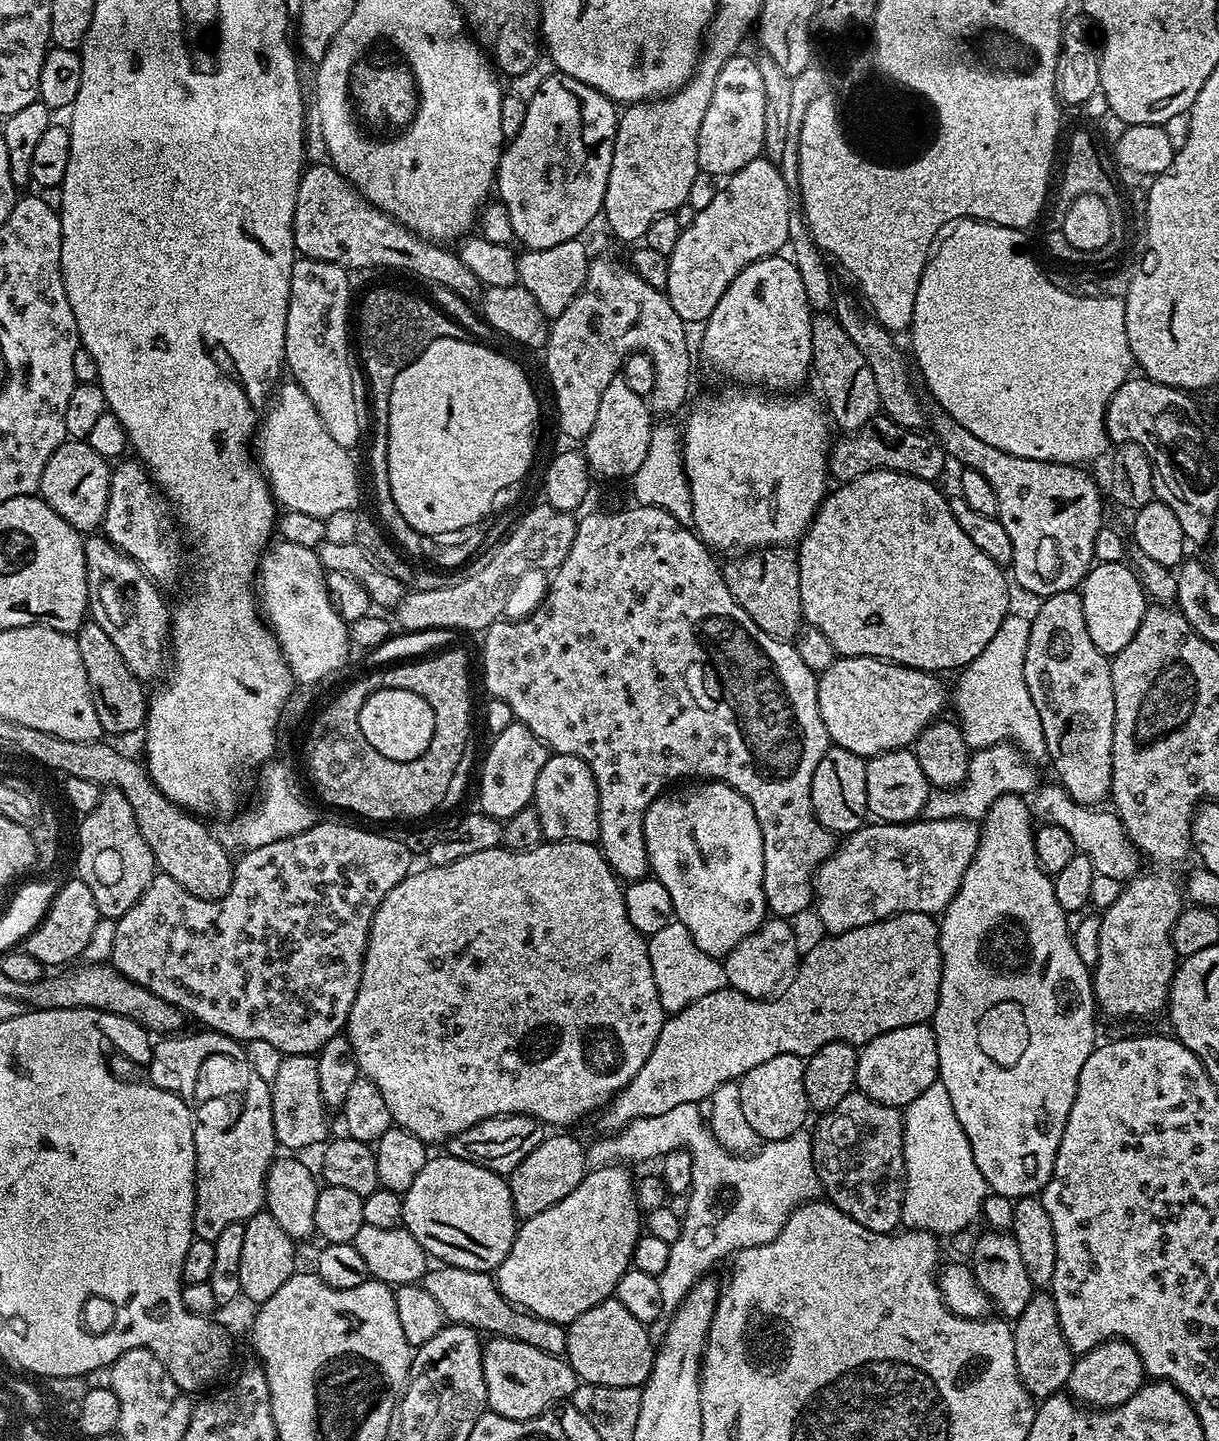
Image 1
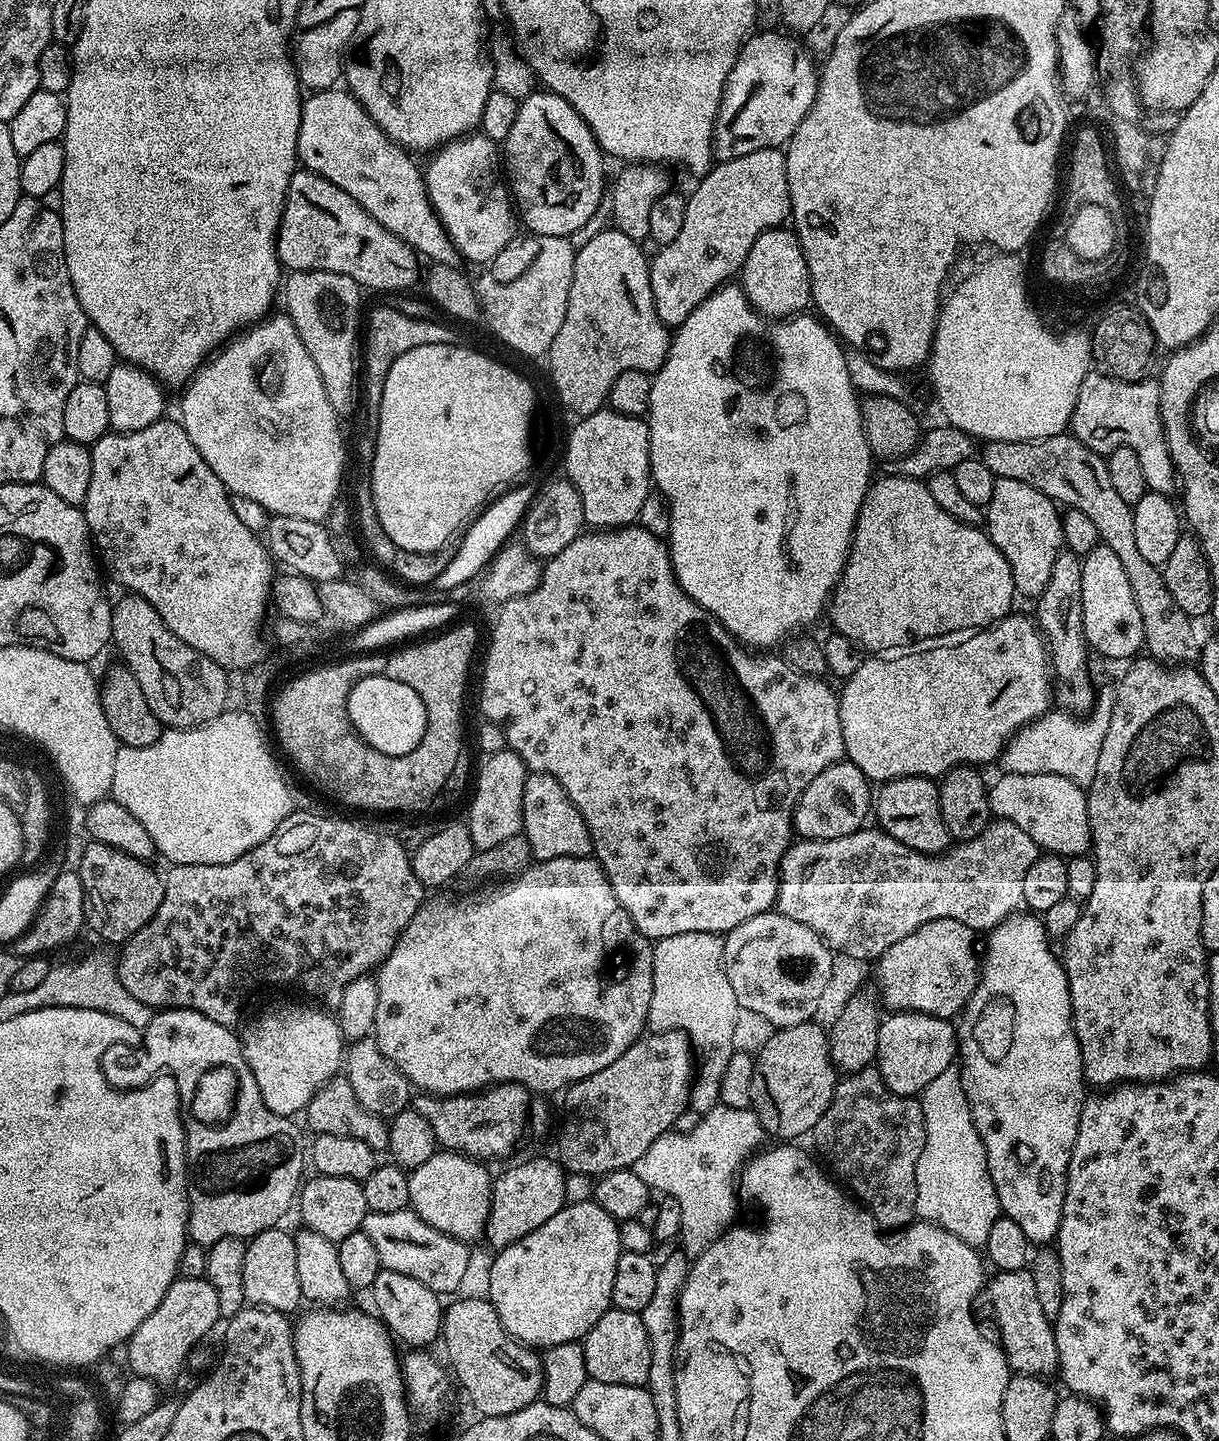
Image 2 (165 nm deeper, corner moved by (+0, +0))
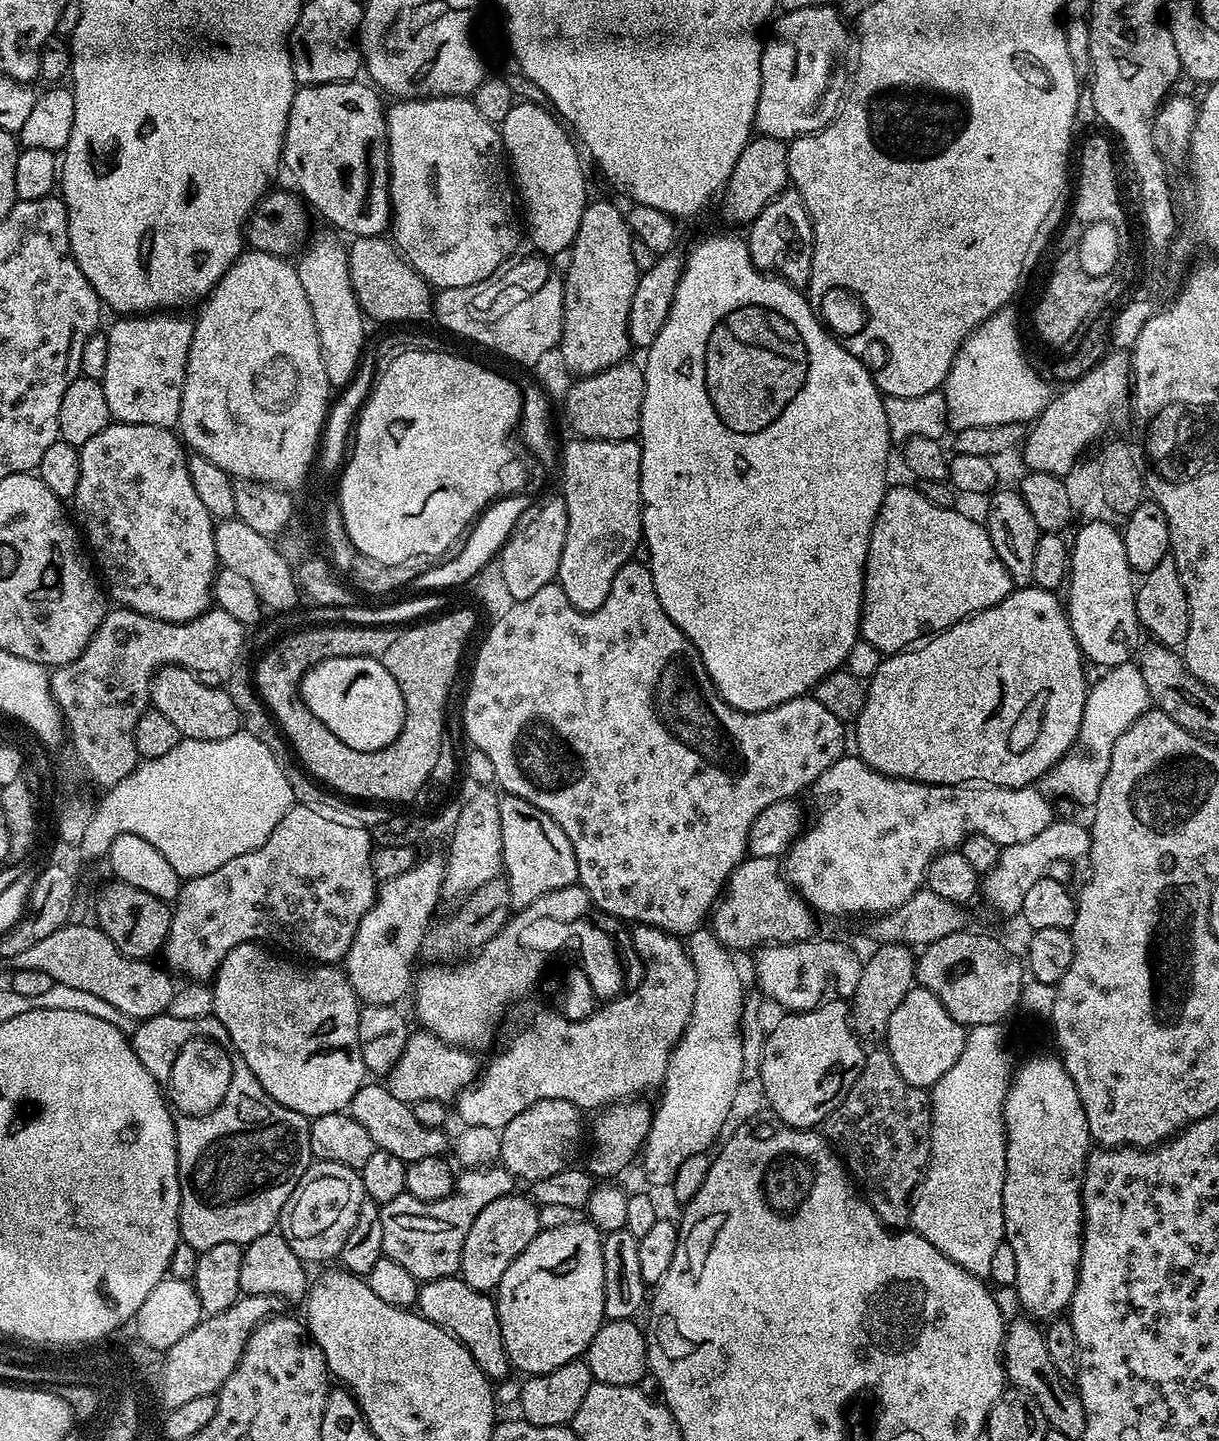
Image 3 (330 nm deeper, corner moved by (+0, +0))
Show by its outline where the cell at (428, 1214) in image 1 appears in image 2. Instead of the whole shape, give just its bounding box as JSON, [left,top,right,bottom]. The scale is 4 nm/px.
[410,1150,493,1242]

